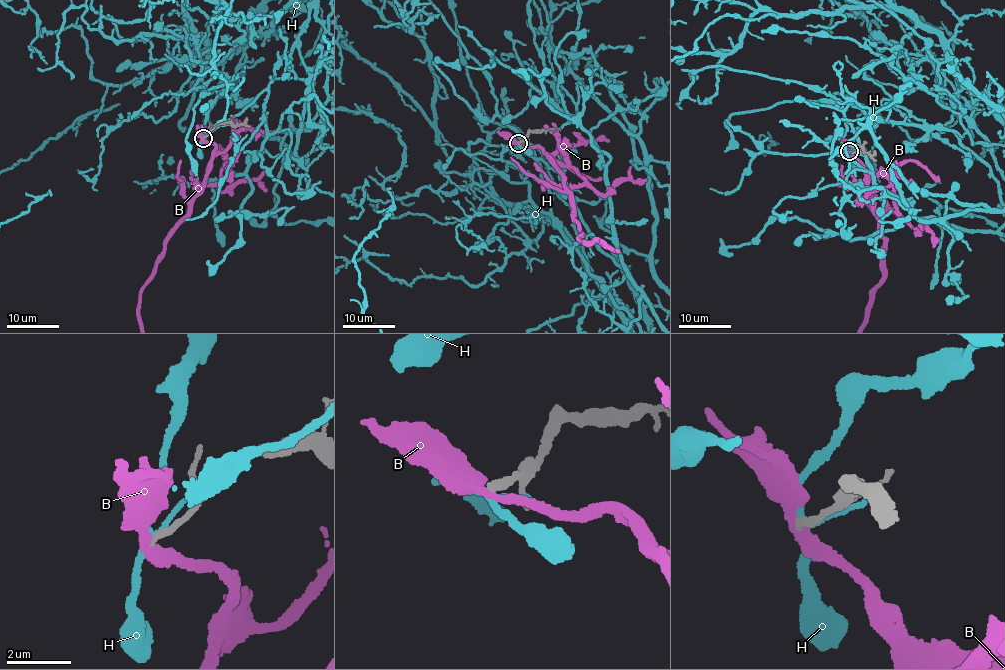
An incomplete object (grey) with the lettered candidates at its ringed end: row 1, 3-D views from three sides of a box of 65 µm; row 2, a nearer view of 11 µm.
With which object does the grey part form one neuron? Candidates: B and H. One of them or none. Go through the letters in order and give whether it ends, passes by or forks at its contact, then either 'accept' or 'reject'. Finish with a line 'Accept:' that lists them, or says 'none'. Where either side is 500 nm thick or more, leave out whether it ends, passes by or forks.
B: it passes by; reject
H: it forks; reject
Accept: none

